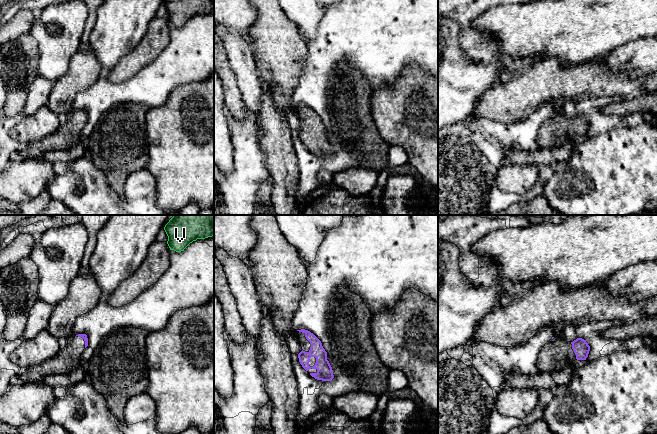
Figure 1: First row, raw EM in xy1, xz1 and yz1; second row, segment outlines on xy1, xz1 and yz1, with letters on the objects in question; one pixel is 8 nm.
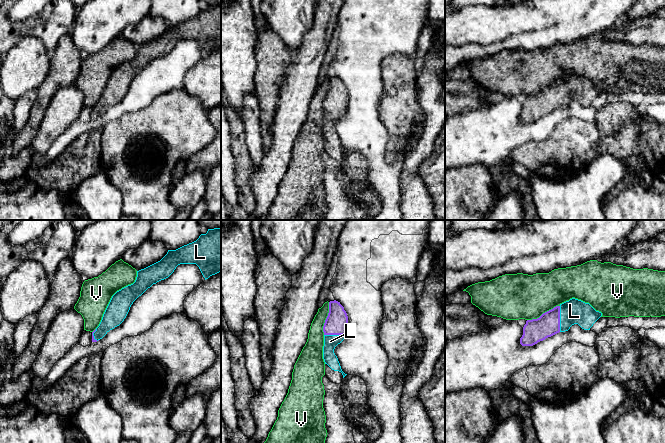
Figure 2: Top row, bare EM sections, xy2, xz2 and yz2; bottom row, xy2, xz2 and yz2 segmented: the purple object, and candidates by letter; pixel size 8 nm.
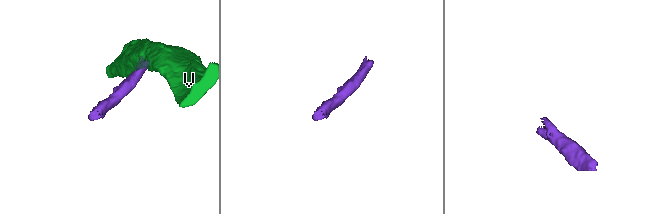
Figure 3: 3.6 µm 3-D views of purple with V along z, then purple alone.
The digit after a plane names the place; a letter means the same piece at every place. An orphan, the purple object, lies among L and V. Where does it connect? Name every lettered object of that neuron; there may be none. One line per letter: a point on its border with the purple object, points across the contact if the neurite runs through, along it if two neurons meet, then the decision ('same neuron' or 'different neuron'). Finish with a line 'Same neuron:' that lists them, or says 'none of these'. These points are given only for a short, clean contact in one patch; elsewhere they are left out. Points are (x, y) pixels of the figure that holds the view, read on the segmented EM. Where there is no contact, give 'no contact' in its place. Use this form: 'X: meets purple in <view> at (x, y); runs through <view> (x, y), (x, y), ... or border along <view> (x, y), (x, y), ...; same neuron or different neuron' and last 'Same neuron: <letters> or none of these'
L: meets purple in yz2 at (559, 319); same neuron
V: meets purple in xz2 at (326, 318); border along xz2 (329, 302), (329, 312), (323, 326), (323, 334); different neuron
Same neuron: L

